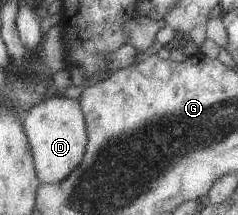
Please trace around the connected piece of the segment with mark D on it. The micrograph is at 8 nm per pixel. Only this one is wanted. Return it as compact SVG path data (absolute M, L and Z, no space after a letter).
M62 94L49 96L37 104L24 117L24 130L28 134L34 153L35 165L42 184L64 182L80 166L87 144L86 122L79 98L66 98Z

